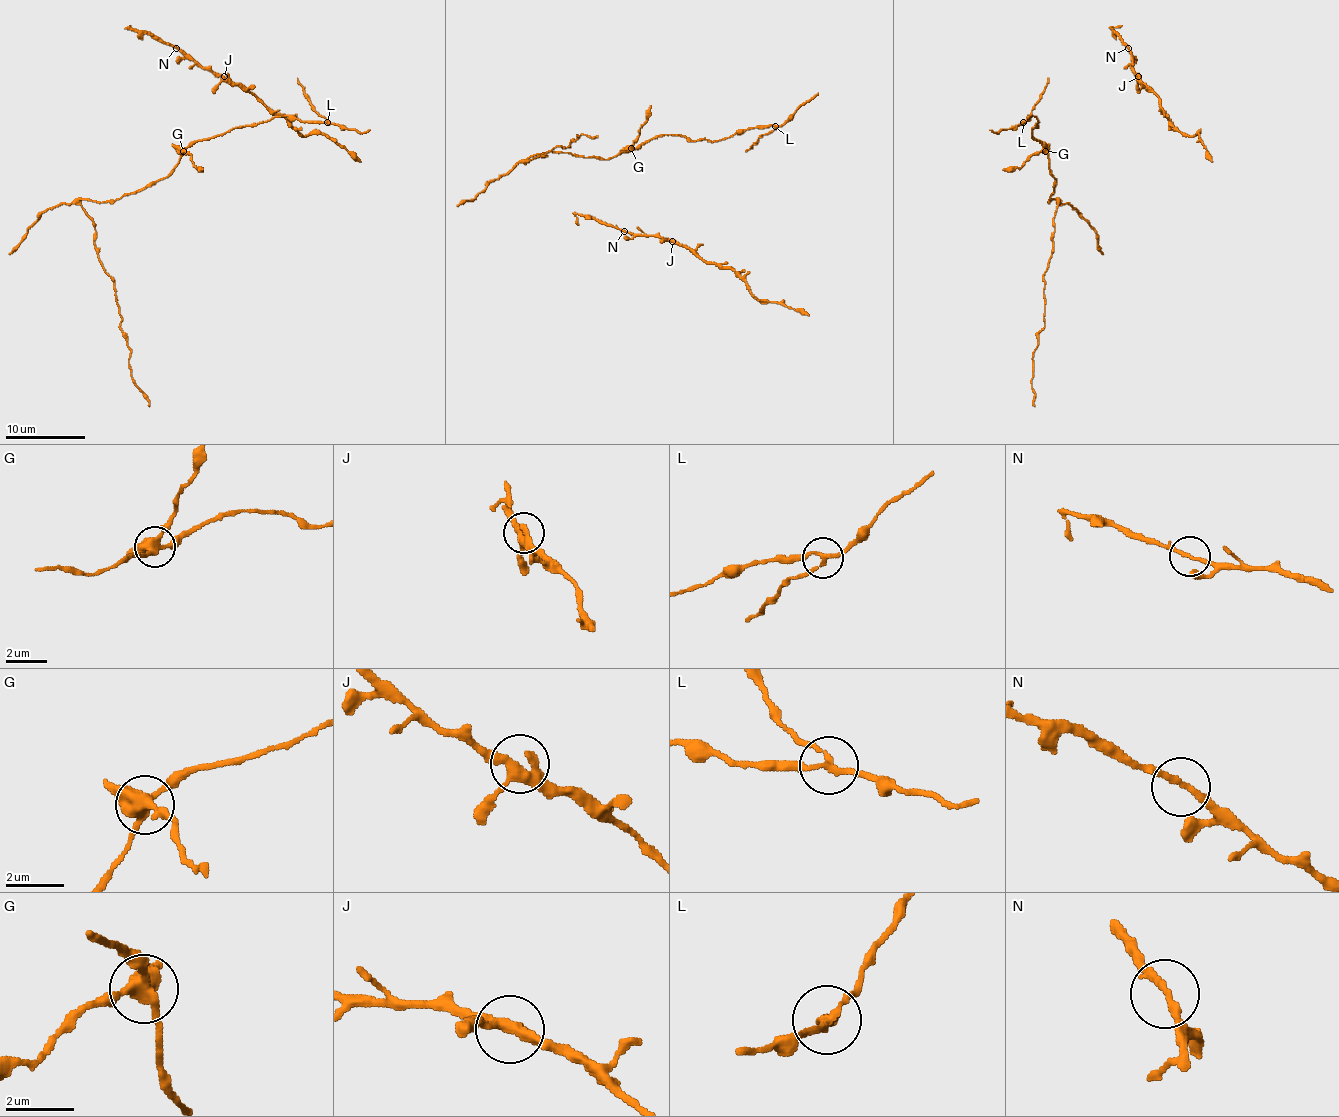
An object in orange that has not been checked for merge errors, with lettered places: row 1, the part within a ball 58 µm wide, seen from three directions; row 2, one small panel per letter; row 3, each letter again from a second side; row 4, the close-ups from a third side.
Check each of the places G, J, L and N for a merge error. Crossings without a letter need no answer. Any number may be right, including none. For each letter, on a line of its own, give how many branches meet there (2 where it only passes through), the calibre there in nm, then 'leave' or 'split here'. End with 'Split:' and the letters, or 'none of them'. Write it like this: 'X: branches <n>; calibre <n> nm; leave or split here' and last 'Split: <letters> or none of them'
G: branches 4; calibre 420 nm; split here
J: branches 4; calibre 320 nm; leave
L: branches 3; calibre 170 nm; split here
N: branches 2; calibre 180 nm; leave
Split: G, L

